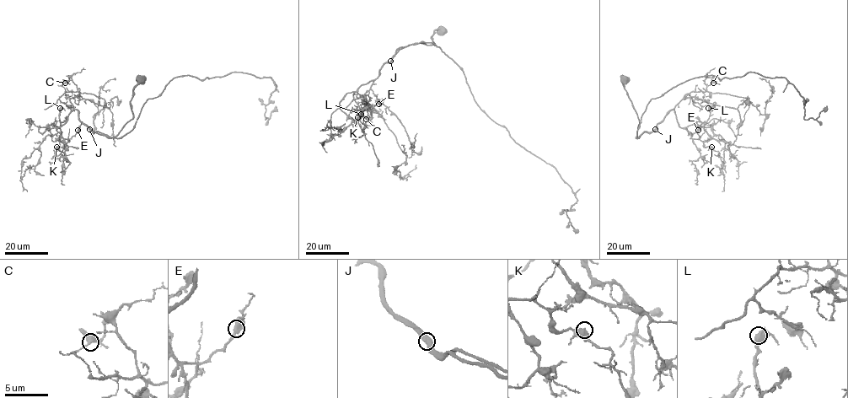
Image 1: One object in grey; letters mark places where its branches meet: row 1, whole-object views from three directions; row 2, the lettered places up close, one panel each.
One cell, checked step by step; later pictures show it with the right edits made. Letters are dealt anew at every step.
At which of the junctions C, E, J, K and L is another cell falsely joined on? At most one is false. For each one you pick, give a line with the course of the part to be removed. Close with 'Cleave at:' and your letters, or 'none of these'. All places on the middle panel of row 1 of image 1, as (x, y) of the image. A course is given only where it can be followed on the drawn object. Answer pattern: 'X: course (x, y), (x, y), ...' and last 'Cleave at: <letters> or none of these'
Cleave at: none of these

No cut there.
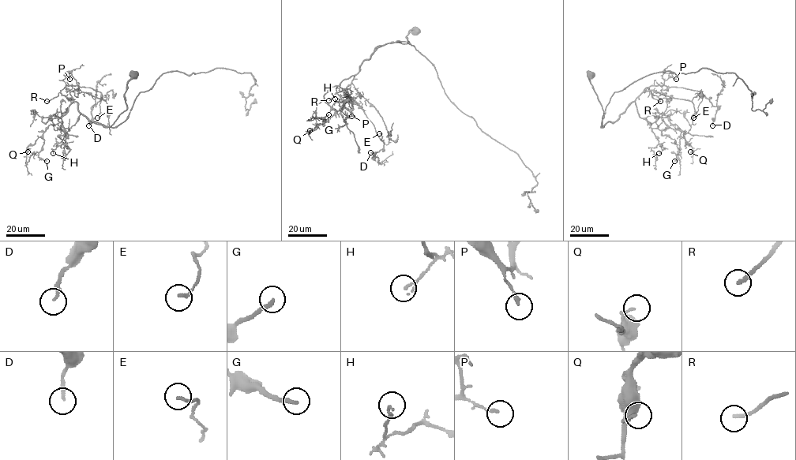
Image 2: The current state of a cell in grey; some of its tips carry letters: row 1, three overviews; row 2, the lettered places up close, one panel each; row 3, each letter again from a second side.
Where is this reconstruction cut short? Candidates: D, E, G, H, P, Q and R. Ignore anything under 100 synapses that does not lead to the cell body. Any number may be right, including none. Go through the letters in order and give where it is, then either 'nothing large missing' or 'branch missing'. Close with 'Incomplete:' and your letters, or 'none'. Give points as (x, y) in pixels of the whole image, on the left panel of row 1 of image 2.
D: (88, 125) | nothing large missing
E: (97, 117) | nothing large missing
G: (46, 161) | nothing large missing
H: (53, 153) | nothing large missing
P: (69, 79) | nothing large missing
Q: (28, 151) | nothing large missing
R: (46, 101) | branch missing
Incomplete: R

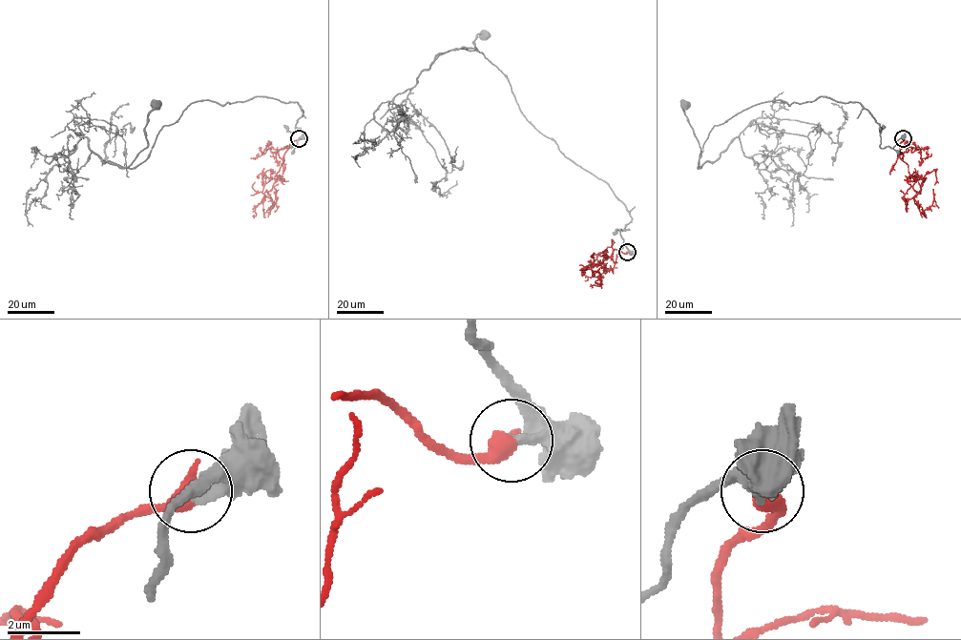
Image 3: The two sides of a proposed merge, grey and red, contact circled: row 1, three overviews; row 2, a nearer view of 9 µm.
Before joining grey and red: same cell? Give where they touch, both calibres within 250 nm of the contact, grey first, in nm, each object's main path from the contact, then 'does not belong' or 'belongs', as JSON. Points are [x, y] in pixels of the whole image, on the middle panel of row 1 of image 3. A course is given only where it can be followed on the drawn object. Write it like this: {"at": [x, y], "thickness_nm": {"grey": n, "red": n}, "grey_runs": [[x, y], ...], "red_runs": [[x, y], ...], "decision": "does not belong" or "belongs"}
{"at": [627, 252], "thickness_nm": {"grey": 360, "red": 500}, "grey_runs": [[627, 252], [619, 230], [632, 217], [610, 187], [530, 122], [481, 52], [457, 49], [473, 51], [484, 35]], "red_runs": [[627, 252], [613, 249], [613, 254], [603, 264], [601, 262], [591, 268], [599, 272], [601, 283], [590, 283]], "decision": "does not belong"}

